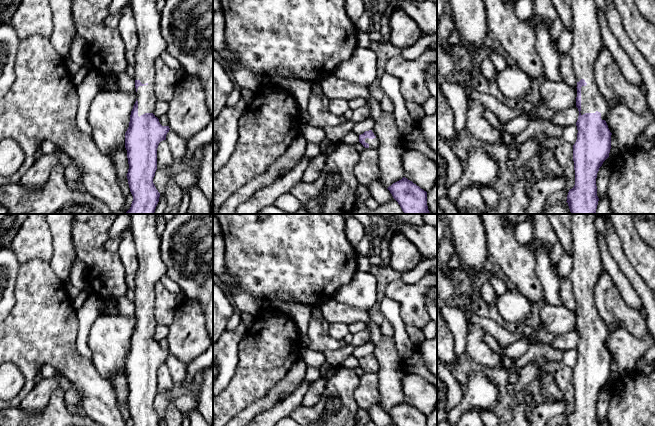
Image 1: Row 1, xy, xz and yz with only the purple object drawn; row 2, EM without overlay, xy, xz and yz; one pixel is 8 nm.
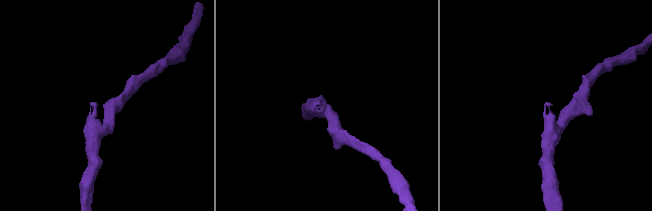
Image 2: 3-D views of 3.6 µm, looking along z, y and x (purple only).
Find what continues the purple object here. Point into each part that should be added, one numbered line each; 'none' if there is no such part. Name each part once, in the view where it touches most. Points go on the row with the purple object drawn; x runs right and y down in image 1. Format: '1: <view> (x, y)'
1: yz (587, 43)

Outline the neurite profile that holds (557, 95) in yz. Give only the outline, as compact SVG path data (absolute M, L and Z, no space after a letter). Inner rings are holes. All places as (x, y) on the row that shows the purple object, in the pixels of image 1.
M546 79L540 87L540 95L548 108L563 111L576 105L577 88L569 86L564 80Z

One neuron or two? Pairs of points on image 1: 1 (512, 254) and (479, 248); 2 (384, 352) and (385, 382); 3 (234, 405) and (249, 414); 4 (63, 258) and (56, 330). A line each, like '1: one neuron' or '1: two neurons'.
1: two neurons
2: one neuron
3: two neurons
4: two neurons

